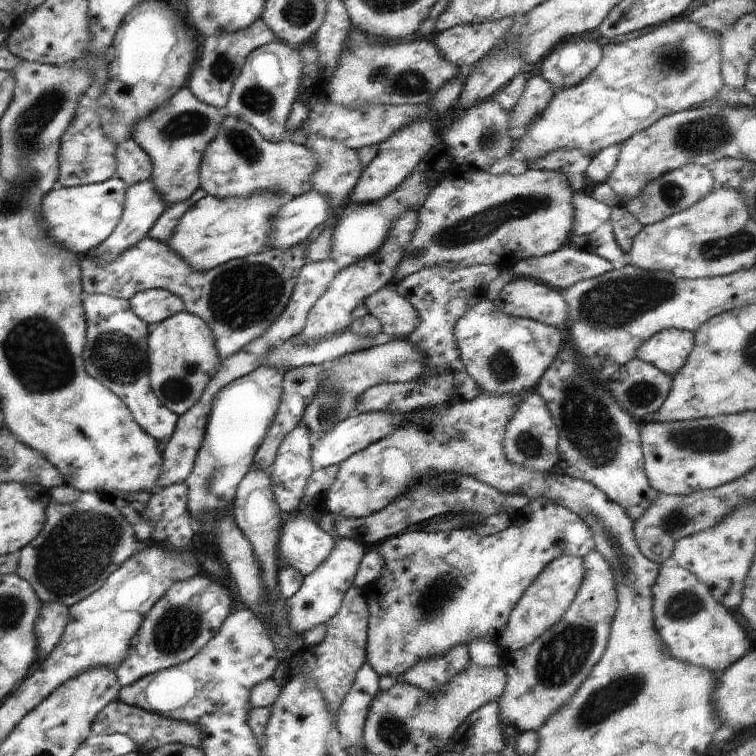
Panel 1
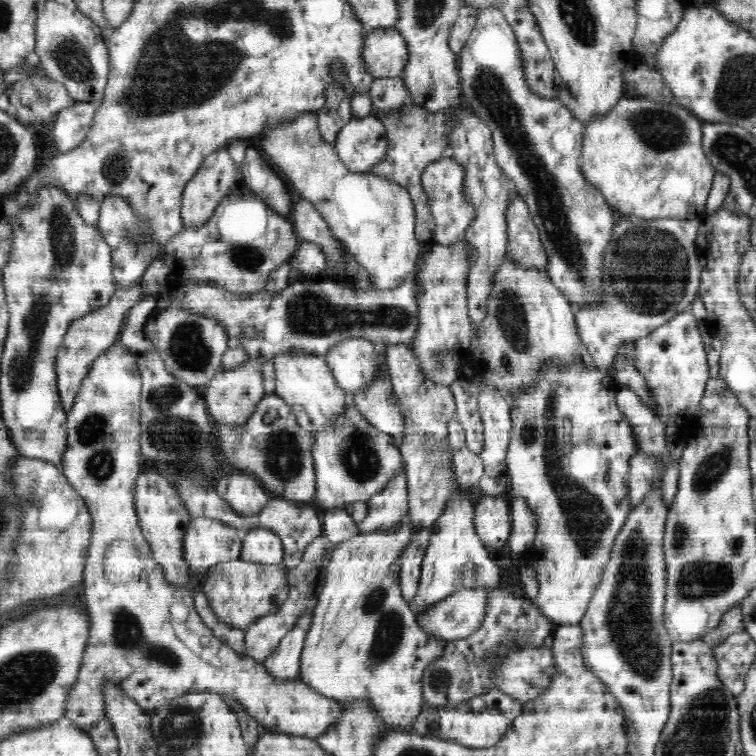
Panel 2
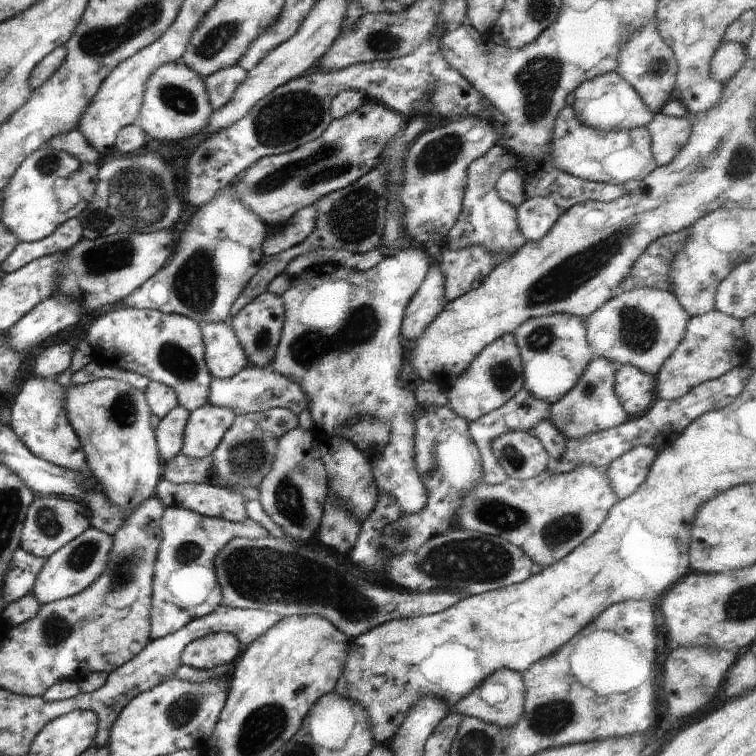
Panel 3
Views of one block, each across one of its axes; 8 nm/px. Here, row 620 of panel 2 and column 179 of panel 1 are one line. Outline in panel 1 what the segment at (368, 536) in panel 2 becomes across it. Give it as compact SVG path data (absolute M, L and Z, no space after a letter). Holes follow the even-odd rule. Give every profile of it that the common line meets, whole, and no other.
M182 311L152 326L147 344L151 389L166 408L182 416L198 402L202 391L222 362L212 329L203 318Z

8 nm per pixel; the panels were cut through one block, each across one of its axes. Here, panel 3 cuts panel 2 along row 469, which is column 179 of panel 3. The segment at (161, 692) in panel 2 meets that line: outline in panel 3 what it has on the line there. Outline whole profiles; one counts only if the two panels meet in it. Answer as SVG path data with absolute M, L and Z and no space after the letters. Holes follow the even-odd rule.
M182 60L170 61L155 69L146 80L138 125L152 138L158 140L186 140L200 135L213 114L205 80Z

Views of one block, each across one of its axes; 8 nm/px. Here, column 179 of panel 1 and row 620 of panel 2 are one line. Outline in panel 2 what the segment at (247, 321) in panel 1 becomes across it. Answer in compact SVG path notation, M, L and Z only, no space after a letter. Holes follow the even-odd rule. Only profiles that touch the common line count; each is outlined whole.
M324 535L318 536L318 538L306 546L302 562L298 566L287 569L286 581L289 584L287 600L275 613L257 618L245 630L246 654L262 663L272 654L272 651L280 644L280 641L286 634L293 629L295 622L301 617L301 614L306 611L308 613L310 611L313 612L318 602L318 595L324 584L325 570L330 562L334 547Z

